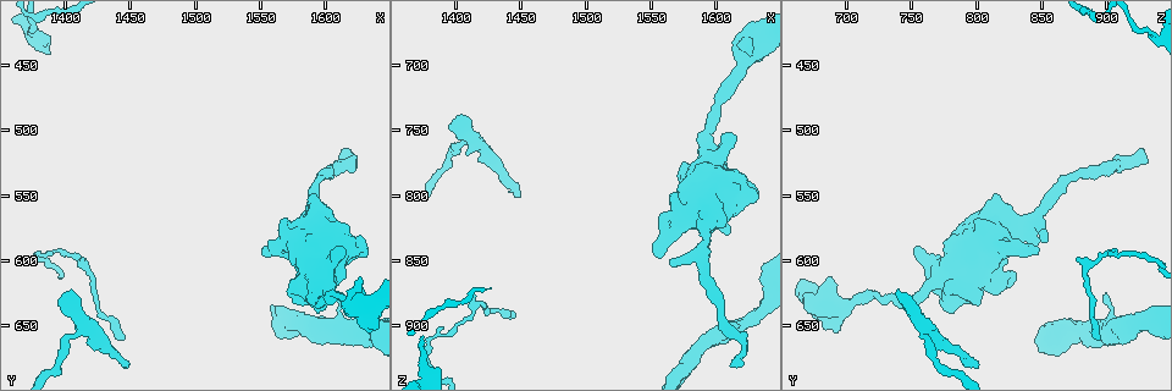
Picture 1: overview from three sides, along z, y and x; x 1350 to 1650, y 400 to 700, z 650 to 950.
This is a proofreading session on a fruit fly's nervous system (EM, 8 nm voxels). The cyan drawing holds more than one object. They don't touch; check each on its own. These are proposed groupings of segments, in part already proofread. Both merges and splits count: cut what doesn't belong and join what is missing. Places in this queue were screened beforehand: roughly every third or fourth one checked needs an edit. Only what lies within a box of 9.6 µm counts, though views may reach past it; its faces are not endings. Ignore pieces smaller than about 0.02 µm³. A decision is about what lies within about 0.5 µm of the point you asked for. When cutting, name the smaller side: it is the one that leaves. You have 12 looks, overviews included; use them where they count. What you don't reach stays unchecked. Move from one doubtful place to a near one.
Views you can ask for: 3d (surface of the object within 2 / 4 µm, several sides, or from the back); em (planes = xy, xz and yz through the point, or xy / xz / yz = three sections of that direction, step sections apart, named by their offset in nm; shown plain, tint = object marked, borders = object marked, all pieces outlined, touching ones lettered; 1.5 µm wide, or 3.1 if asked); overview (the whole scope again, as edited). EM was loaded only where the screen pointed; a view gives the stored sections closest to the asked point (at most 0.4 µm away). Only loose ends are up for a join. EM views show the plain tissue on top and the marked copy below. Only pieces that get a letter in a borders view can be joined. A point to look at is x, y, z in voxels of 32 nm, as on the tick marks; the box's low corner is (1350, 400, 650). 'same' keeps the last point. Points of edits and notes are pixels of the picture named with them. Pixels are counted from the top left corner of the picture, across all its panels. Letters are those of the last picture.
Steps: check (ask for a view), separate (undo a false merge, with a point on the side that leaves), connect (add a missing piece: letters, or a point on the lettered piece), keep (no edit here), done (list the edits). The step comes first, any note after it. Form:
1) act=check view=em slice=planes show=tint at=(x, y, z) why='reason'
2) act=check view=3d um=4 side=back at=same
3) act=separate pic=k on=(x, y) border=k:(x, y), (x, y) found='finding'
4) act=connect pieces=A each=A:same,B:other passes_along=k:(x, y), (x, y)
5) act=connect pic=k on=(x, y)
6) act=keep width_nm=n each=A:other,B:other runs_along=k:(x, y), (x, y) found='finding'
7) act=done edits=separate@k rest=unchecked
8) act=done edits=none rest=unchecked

act=check view=3d um=4 at=(1386, 426, 934) why='branch stops here'

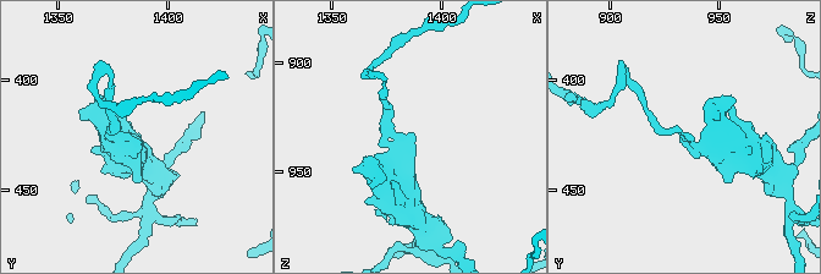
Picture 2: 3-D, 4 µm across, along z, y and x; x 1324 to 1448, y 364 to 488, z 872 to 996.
act=check view=em slice=planes show=borders at=(1386, 428, 933)

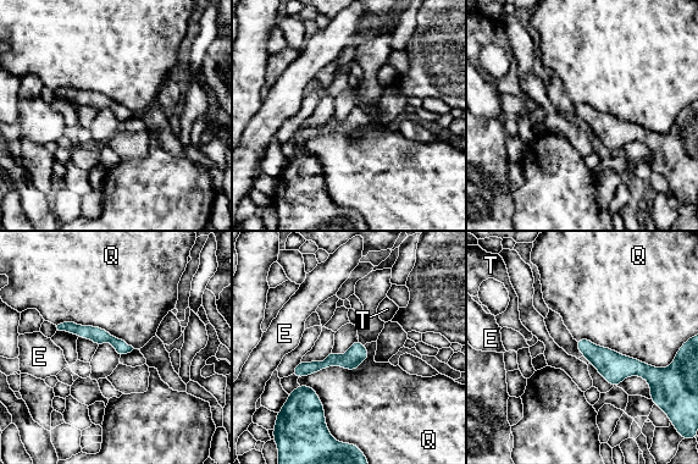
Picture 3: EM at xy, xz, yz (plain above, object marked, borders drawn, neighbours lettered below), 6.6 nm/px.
act=keep each=E:other,Q:other,T:other border=3:(576, 340), (591, 340), (666, 368) found='none of them fits'

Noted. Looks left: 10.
act=check view=3d um=2 at=(1614, 518, 928) why='branch stops here'

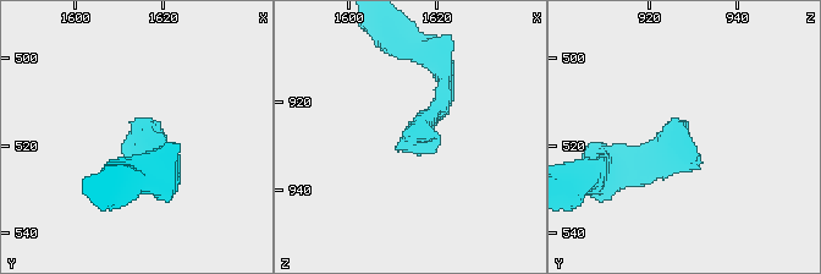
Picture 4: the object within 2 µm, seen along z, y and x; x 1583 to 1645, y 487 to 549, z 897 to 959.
act=check view=em slice=planes show=borders at=(1611, 517, 928) why='need the tissue'

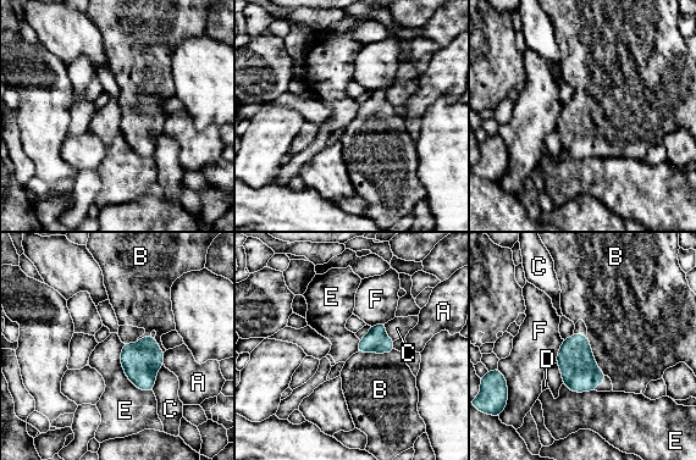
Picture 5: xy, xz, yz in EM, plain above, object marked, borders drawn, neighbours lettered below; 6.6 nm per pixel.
act=connect pieces=B width_nm=150 each=A:other,B:same,C:other,D:other,E:other,F:other passes_along=5:(376, 341), (375, 353), (380, 389) found='it goes on there'

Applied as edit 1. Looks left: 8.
act=check view=overview why='see it whole again'

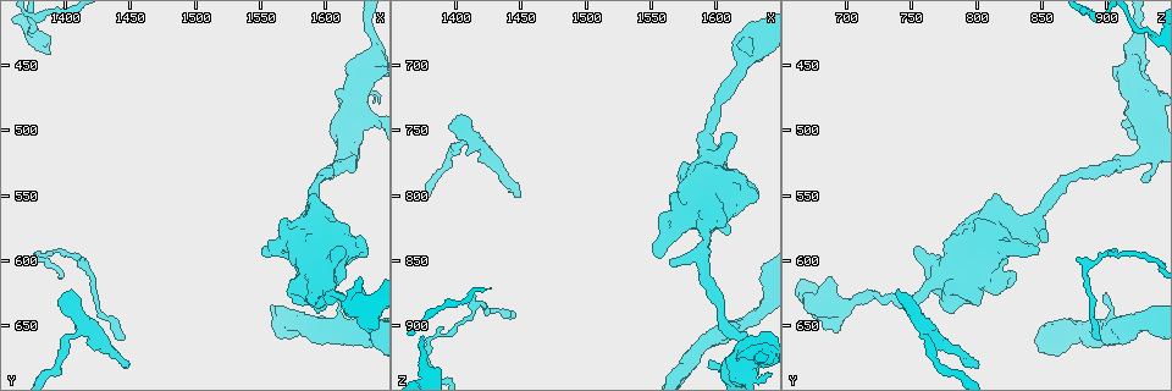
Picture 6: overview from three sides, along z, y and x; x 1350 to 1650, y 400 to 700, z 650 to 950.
act=check view=3d um=2 at=(1612, 628, 898) why='branch stops here'

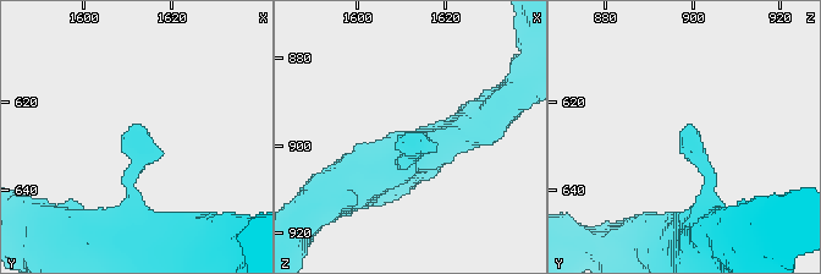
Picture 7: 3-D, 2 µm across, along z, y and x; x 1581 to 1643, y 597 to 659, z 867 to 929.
act=check view=em slice=planes show=tint at=(1610, 625, 898) why='now the EM'

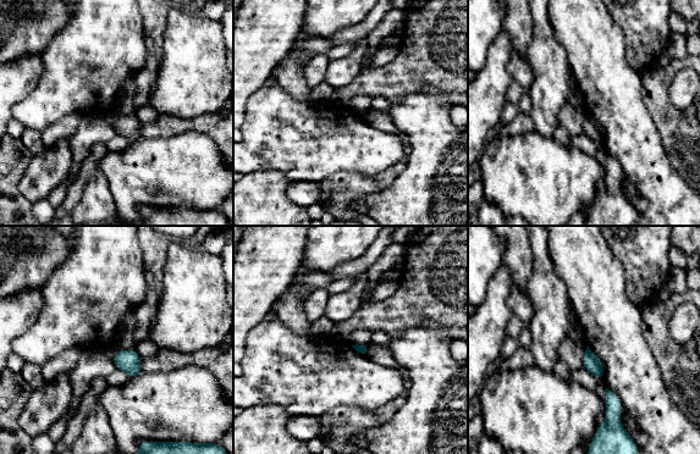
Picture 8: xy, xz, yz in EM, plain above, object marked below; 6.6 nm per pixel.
act=check view=em slice=planes show=borders at=same

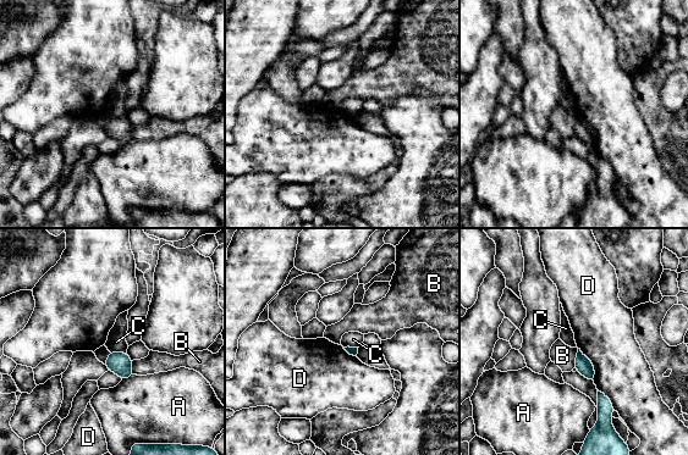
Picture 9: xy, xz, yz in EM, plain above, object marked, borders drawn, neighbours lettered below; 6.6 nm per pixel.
act=keep each=A:other,B:other,C:other,D:other border=9:(578, 348), (594, 366), (594, 383) found='none of them fits'

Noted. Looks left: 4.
act=check view=em slice=yz step=8 show=borders at=(1406, 622, 740)

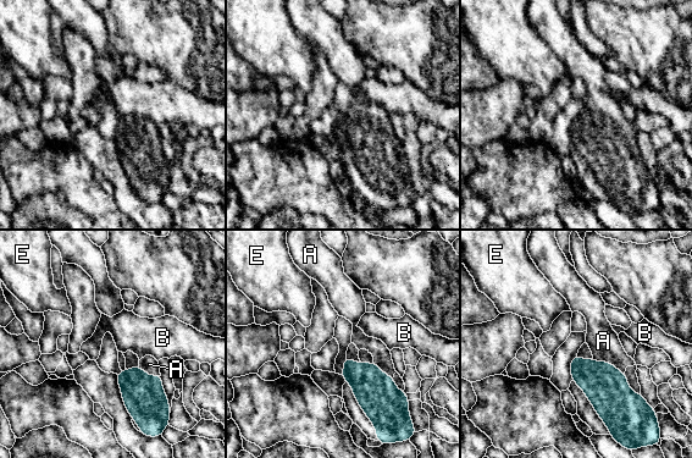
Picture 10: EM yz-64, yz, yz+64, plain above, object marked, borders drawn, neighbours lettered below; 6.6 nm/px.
act=connect pieces=A each=A:same,B:other,E:other passes_along=10:(607, 388), (608, 362), (603, 341) found='the cell continues'

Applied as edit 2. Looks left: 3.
act=done edits=connect@5,connect@10 rest=unchecked

